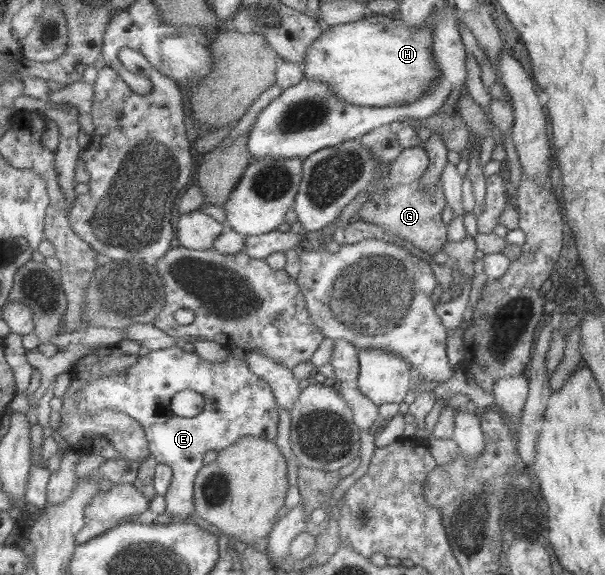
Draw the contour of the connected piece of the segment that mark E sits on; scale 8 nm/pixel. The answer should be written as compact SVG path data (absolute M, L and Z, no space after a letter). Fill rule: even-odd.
M181 345L169 349L152 350L139 363L119 373L109 373L91 381L77 397L80 411L95 417L105 410L125 412L145 426L152 455L160 463L174 469L174 482L166 495L167 511L175 515L177 523L191 523L197 513L196 483L209 451L223 452L245 437L277 438L279 402L272 386L264 377L253 372L247 357L239 359L231 354L225 362L213 362L197 352L189 352ZM185 389L203 393L207 405L197 417L181 417L172 409L173 399Z

